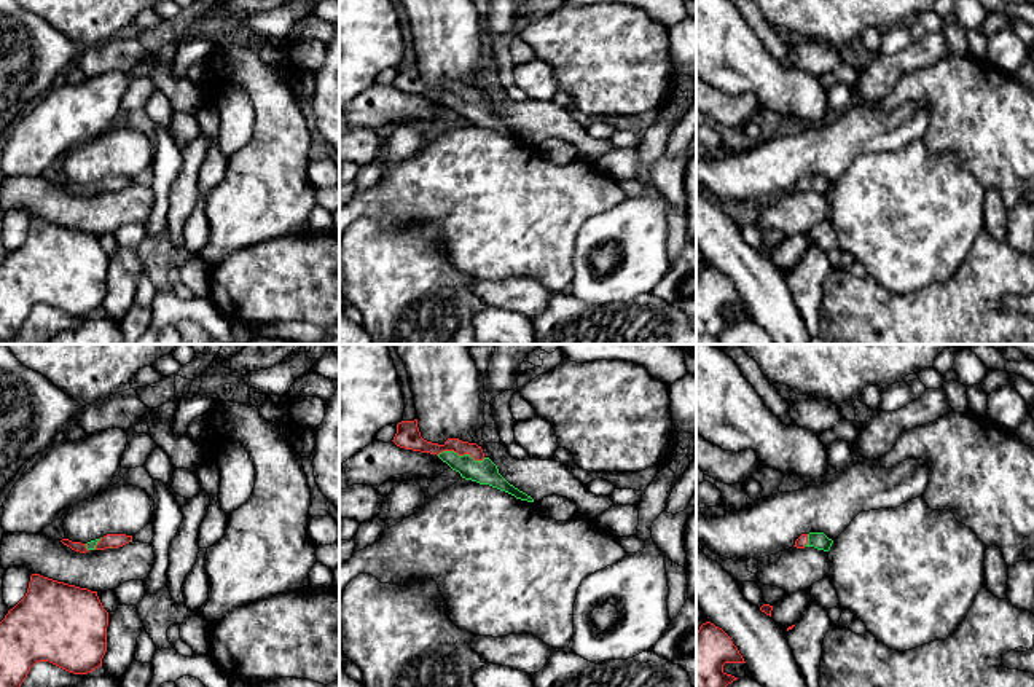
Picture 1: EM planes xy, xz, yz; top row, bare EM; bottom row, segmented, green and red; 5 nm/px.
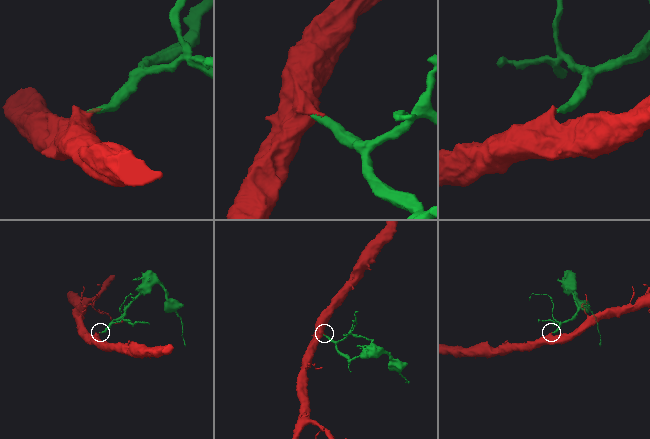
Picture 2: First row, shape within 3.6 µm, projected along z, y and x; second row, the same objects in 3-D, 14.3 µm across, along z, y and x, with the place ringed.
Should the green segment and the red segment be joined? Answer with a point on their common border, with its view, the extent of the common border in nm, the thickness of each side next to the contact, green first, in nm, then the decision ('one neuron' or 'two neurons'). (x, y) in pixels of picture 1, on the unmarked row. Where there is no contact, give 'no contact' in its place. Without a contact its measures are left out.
xz (461, 99) | 240 nm | 130/90 nm | one neuron

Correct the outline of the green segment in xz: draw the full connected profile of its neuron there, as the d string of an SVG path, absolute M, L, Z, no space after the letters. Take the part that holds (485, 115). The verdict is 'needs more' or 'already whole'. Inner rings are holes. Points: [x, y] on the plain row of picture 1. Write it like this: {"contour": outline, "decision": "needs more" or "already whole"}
{"contour": "M417 62L398 65L392 84L405 92L437 97L465 123L489 128L515 139L516 142L534 145L531 139L510 128L499 116L497 108L484 99L481 89L476 86L462 84L459 81L448 81L443 88L427 84L421 80Z", "decision": "needs more"}

